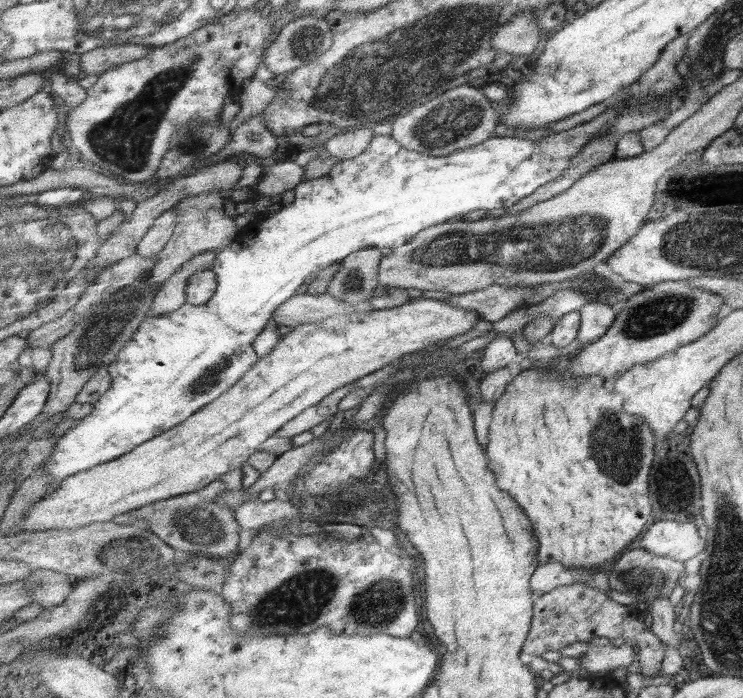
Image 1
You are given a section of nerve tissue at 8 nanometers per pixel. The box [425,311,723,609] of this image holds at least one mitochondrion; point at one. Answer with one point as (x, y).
(617, 454)

